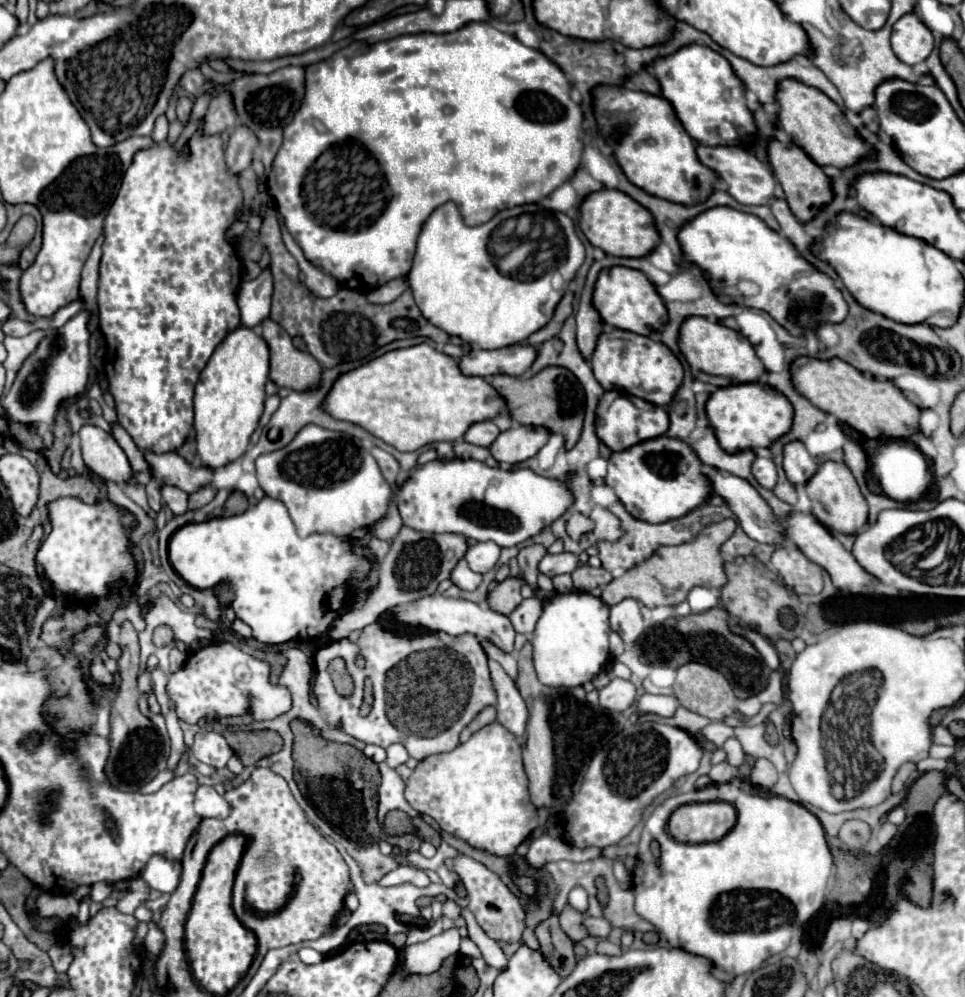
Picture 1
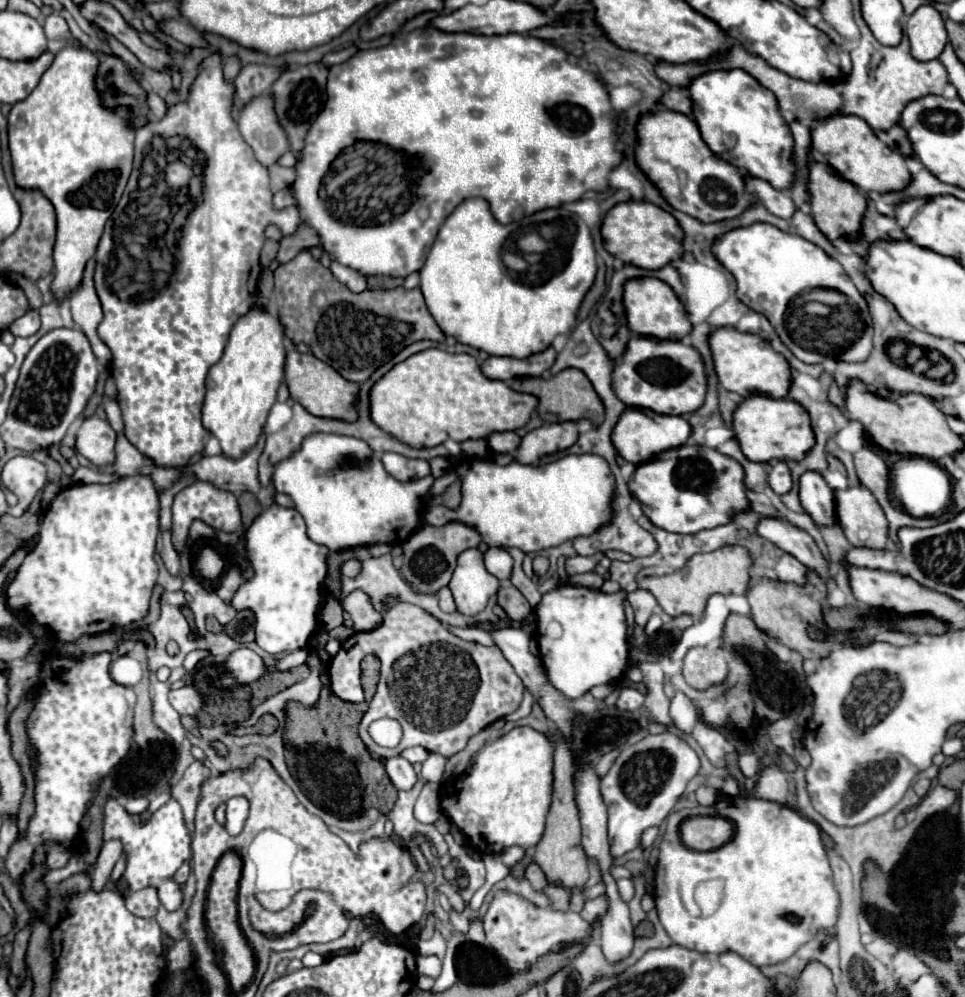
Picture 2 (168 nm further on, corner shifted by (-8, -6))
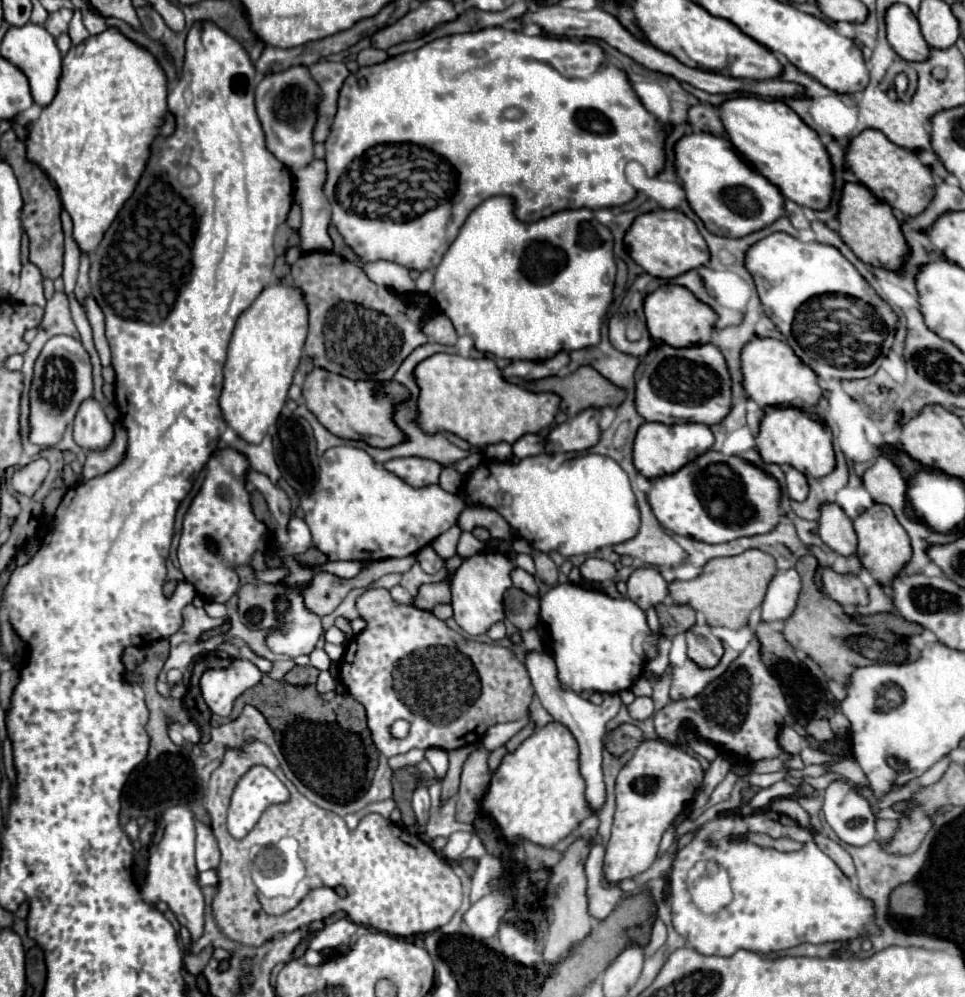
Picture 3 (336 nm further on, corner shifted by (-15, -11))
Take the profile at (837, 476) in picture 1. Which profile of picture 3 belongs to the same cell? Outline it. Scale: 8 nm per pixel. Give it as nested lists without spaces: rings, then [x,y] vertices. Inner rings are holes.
[[[873,504],[869,510],[865,510],[853,520],[853,526],[859,540],[857,556],[863,560],[863,566],[873,574],[873,578],[881,586],[889,586],[891,580],[901,572],[905,562],[911,558],[911,544],[909,544],[907,532],[897,522],[893,510],[885,504]]]

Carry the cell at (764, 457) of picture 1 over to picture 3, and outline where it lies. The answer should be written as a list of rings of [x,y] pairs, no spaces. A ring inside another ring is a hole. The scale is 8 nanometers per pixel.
[[[783,466],[783,470],[785,470],[785,484],[787,484],[789,498],[803,502],[807,498],[807,492],[809,492],[807,478],[799,470],[795,470],[793,466]]]

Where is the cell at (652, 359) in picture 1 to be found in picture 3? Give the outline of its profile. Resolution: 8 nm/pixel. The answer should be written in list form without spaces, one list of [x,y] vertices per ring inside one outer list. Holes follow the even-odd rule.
[[[713,344],[673,348],[673,346],[655,346],[655,358],[647,364],[641,362],[635,372],[635,408],[649,422],[663,424],[681,424],[681,422],[699,422],[699,424],[717,424],[721,422],[731,408],[731,378],[727,366],[723,364],[721,352]]]

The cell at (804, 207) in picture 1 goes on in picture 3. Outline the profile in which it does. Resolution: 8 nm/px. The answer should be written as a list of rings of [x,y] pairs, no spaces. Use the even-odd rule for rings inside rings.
[[[847,182],[841,190],[839,198],[839,236],[843,242],[855,252],[857,258],[871,266],[883,266],[887,270],[899,270],[905,256],[907,256],[907,244],[899,228],[899,220],[891,214],[891,208],[883,204],[881,200],[875,200],[875,196],[859,182]]]

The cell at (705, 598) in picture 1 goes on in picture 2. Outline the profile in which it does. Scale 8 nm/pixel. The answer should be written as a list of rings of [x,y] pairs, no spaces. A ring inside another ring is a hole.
[[[712,595],[708,599],[708,607],[706,607],[704,617],[692,627],[692,637],[688,637],[688,649],[698,647],[698,645],[708,645],[718,635],[722,635],[728,613],[730,611],[724,603],[724,597],[722,595]]]

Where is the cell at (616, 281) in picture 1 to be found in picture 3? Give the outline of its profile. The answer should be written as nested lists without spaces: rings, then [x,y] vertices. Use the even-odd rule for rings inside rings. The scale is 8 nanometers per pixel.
[[[665,284],[663,288],[657,288],[655,292],[647,294],[643,312],[645,312],[645,322],[651,338],[661,340],[673,348],[707,344],[711,340],[713,322],[717,320],[717,314],[707,304],[695,300],[695,296],[687,292],[687,288],[675,284]]]

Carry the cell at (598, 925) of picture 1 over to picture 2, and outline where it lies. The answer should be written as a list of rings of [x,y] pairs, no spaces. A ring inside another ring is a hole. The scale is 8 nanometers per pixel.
[[[508,891],[496,893],[490,909],[484,915],[484,931],[486,943],[514,967],[528,967],[538,957],[552,951],[558,943],[590,939],[596,933],[592,923],[584,921],[574,911],[554,911],[552,907],[542,909]]]

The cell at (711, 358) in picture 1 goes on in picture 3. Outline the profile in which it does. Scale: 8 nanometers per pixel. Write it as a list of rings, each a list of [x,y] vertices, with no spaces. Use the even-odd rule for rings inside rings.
[[[753,338],[743,346],[741,374],[747,396],[759,406],[793,406],[807,410],[819,402],[823,392],[817,384],[815,372],[807,368],[785,342],[773,338]]]

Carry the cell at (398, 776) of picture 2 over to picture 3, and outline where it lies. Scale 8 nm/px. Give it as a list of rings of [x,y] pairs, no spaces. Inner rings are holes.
[[[417,782],[415,790],[413,790],[413,810],[415,810],[415,816],[417,820],[427,820],[427,812],[429,812],[429,792],[423,784]]]

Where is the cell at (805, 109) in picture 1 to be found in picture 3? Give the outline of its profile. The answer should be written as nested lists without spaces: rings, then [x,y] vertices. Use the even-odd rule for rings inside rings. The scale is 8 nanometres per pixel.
[[[867,128],[859,136],[855,136],[845,148],[845,160],[857,180],[865,184],[875,194],[875,198],[907,216],[923,212],[923,208],[931,202],[931,196],[935,194],[931,170],[919,162],[917,154],[911,154],[909,150],[893,144],[879,130]]]

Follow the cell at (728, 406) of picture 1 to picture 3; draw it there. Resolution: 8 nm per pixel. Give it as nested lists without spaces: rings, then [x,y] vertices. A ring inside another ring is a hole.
[[[767,406],[765,416],[759,422],[759,434],[755,438],[757,452],[763,462],[771,464],[789,464],[795,470],[803,472],[807,478],[827,476],[835,466],[835,454],[831,446],[831,430],[825,422],[807,416],[799,408],[777,408]]]

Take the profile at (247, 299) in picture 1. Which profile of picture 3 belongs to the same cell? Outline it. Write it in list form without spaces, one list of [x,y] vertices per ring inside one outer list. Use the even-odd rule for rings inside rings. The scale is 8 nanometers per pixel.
[[[313,160],[305,168],[293,174],[295,178],[295,202],[301,208],[303,224],[301,224],[301,252],[331,252],[333,240],[327,232],[331,208],[321,192],[325,176],[323,160]]]

